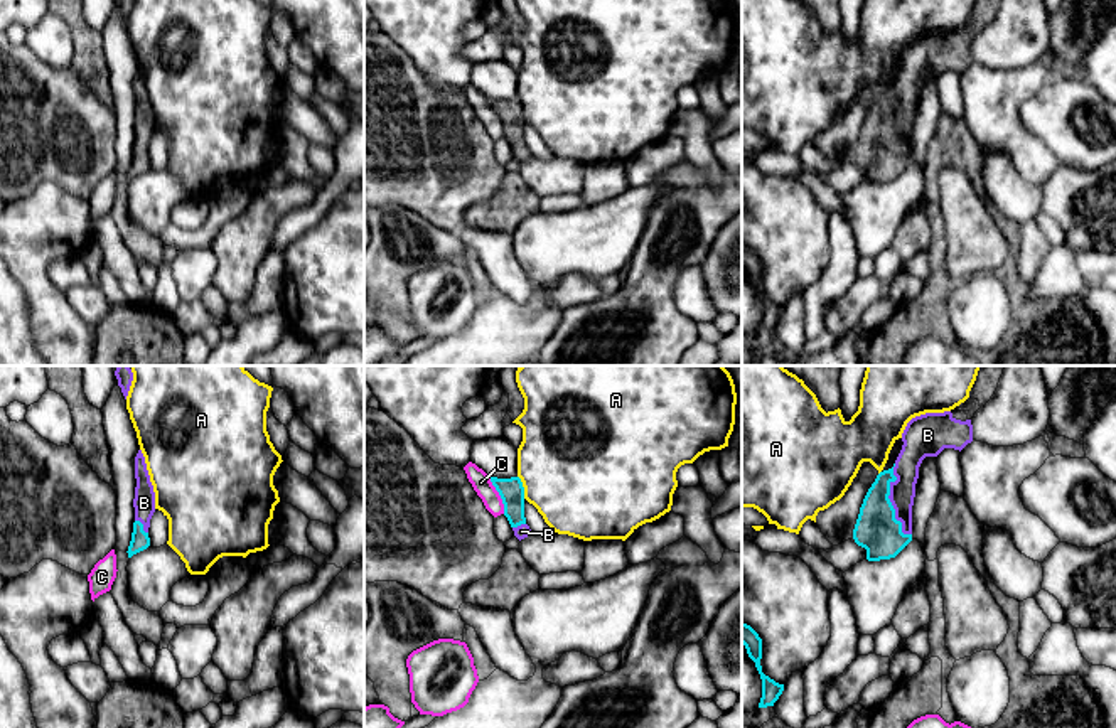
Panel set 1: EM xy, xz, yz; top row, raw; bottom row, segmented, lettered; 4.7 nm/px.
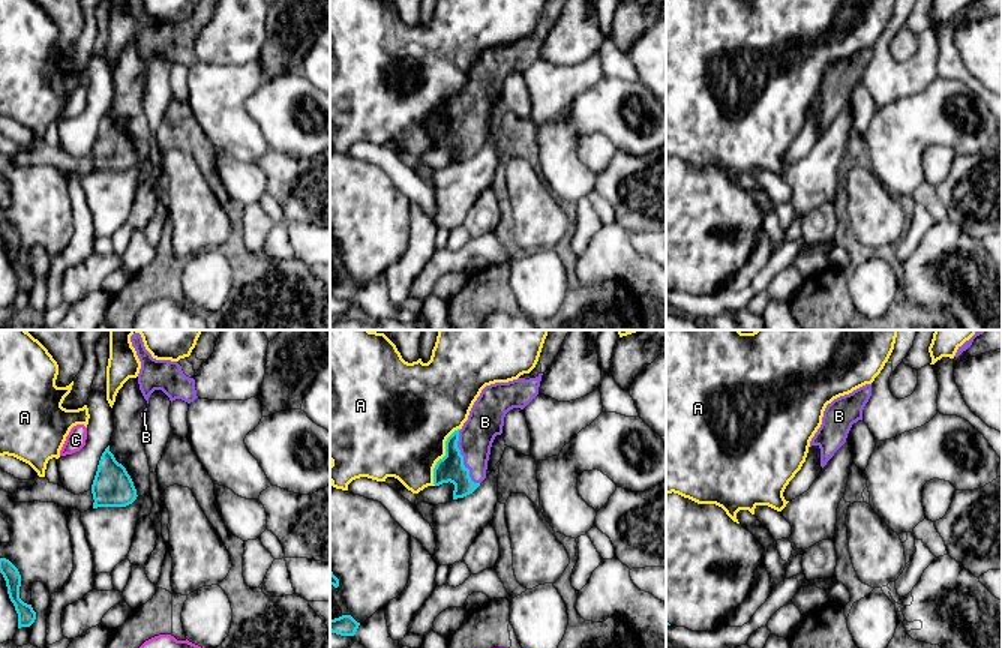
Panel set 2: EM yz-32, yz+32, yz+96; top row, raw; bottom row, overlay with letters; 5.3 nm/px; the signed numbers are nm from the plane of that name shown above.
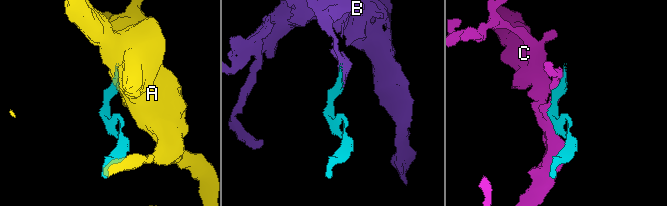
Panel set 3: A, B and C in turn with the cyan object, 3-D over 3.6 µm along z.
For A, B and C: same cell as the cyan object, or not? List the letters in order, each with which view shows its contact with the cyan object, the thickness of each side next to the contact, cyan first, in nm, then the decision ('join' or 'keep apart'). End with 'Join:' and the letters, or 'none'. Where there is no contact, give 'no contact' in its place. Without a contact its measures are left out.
A: meets cyan in xz; 120 nm thick on the cyan side, 500 nm on the other; keep apart
B: meets cyan in yz; 200 nm thick on the cyan side, 120 nm on the other; join
C: meets cyan in xz; 120 nm thick on the cyan side, 90 nm on the other; keep apart
Join: B

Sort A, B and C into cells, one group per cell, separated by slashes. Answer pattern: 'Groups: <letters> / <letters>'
Groups: A / B / C

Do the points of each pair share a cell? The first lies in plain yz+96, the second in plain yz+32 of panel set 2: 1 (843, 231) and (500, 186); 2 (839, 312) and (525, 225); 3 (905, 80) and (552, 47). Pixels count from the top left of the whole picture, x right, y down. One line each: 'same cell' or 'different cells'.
1: same cell
2: different cells
3: different cells

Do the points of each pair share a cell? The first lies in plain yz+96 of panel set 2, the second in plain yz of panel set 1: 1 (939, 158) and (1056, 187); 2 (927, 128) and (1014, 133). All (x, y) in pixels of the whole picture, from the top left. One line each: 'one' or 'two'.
1: two
2: two

